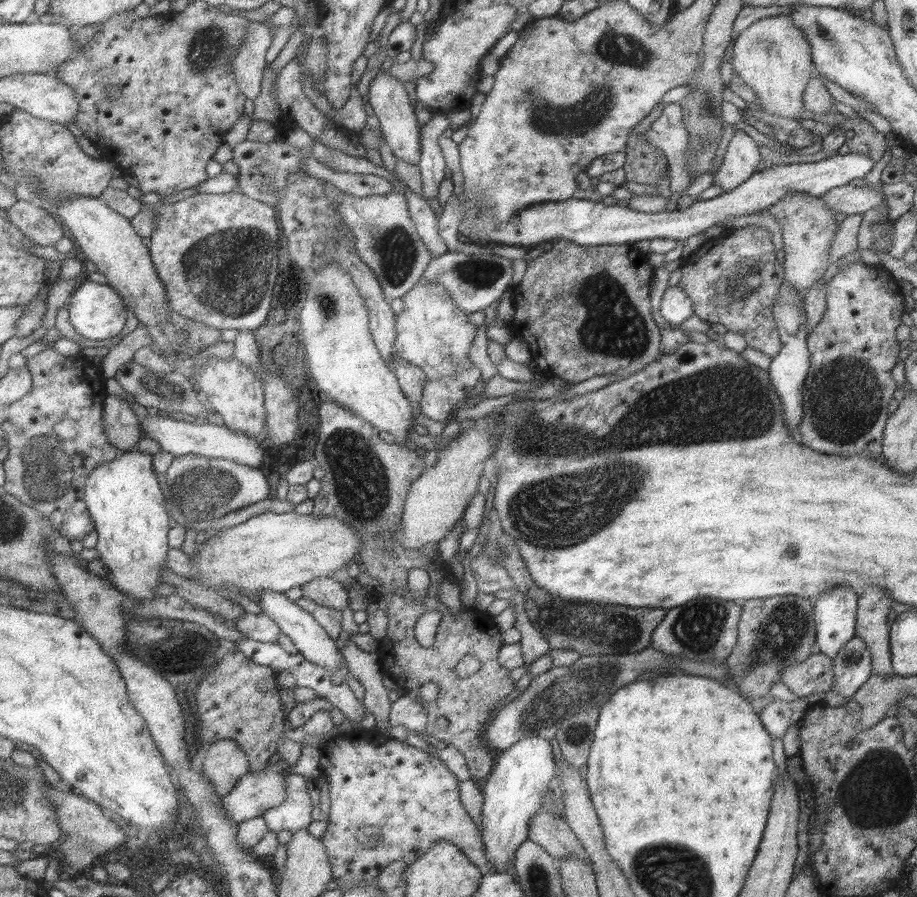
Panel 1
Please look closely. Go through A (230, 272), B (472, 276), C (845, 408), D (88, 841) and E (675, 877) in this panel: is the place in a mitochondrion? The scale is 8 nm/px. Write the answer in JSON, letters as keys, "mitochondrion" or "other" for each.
{"A":"mitochondrion","B":"mitochondrion","C":"mitochondrion","D":"mitochondrion","E":"mitochondrion"}

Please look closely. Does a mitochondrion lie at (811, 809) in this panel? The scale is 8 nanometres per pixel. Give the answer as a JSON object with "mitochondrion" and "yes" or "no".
{"mitochondrion":"no"}

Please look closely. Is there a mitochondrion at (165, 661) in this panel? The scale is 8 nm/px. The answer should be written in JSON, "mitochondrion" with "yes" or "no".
{"mitochondrion":"no"}

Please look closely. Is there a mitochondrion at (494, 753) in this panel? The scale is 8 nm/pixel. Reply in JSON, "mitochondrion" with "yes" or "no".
{"mitochondrion":"no"}

